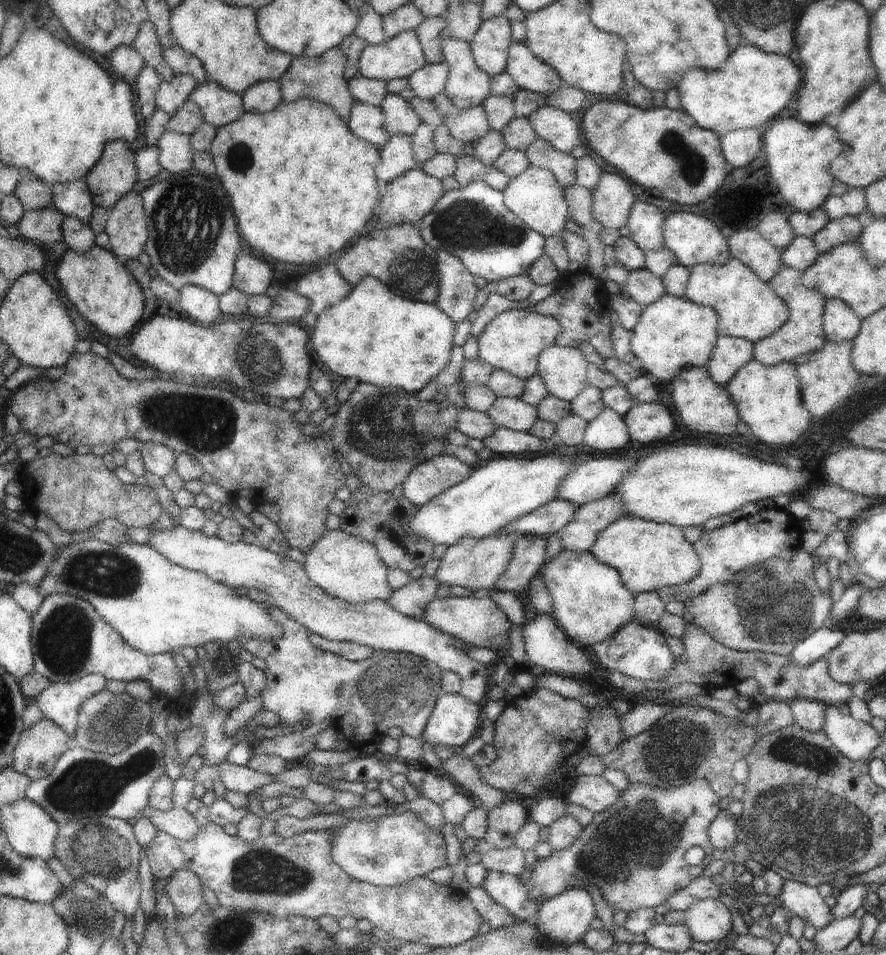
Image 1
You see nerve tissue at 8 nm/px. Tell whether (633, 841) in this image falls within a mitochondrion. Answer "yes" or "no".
yes

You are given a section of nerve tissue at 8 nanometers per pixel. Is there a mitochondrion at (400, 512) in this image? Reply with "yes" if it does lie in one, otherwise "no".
no

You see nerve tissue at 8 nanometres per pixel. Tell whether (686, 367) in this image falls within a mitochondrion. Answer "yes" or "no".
no

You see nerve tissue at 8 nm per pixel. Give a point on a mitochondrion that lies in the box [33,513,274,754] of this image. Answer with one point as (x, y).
(105, 573)

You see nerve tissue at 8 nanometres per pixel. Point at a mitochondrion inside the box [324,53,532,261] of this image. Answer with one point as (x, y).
(464, 225)

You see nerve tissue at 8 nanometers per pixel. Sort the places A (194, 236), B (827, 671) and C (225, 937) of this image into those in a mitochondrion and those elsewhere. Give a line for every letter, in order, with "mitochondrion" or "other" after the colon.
A: mitochondrion
B: other
C: mitochondrion

